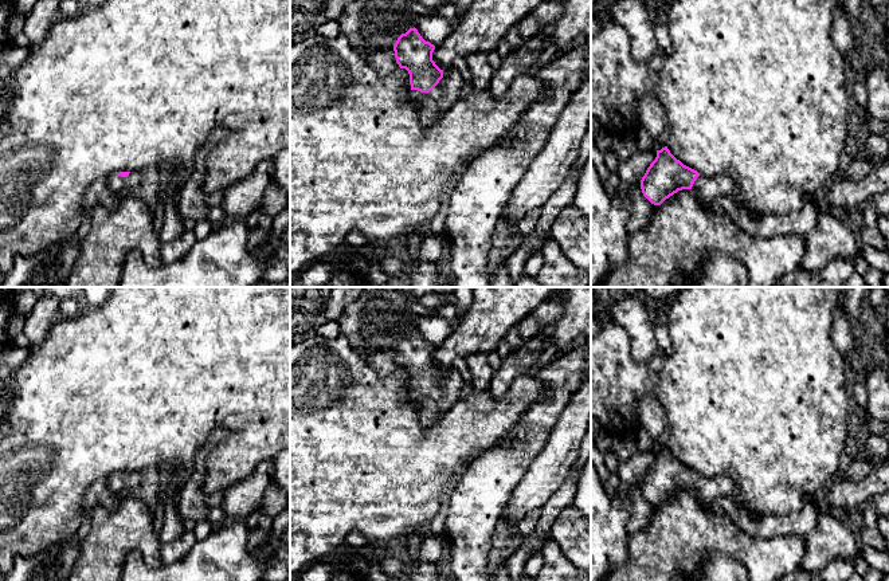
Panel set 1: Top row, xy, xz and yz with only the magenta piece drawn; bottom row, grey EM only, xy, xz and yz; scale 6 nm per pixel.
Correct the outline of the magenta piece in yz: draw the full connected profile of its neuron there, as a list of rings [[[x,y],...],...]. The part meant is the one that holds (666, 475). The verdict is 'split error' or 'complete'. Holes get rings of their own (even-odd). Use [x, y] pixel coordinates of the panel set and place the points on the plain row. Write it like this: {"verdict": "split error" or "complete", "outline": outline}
{"verdict": "split error", "outline": [[[667,447],[657,451],[655,460],[641,480],[643,496],[654,506],[682,490],[692,490],[702,502],[713,502],[722,496],[732,496],[743,507],[739,486],[727,476],[702,476],[697,471],[677,460]]]}

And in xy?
{"verdict": "split error", "outline": [[[156,467],[133,472],[120,472],[107,480],[113,496],[134,496],[146,503],[153,513],[158,507],[160,475]]]}

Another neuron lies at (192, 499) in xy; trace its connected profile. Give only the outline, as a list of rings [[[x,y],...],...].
[[[223,428],[215,429],[208,441],[199,450],[195,467],[184,487],[179,492],[177,509],[179,515],[183,521],[192,519],[200,521],[207,519],[208,506],[207,496],[208,494],[203,488],[203,480],[205,478],[205,459],[209,452],[220,444],[227,437],[227,431]]]

